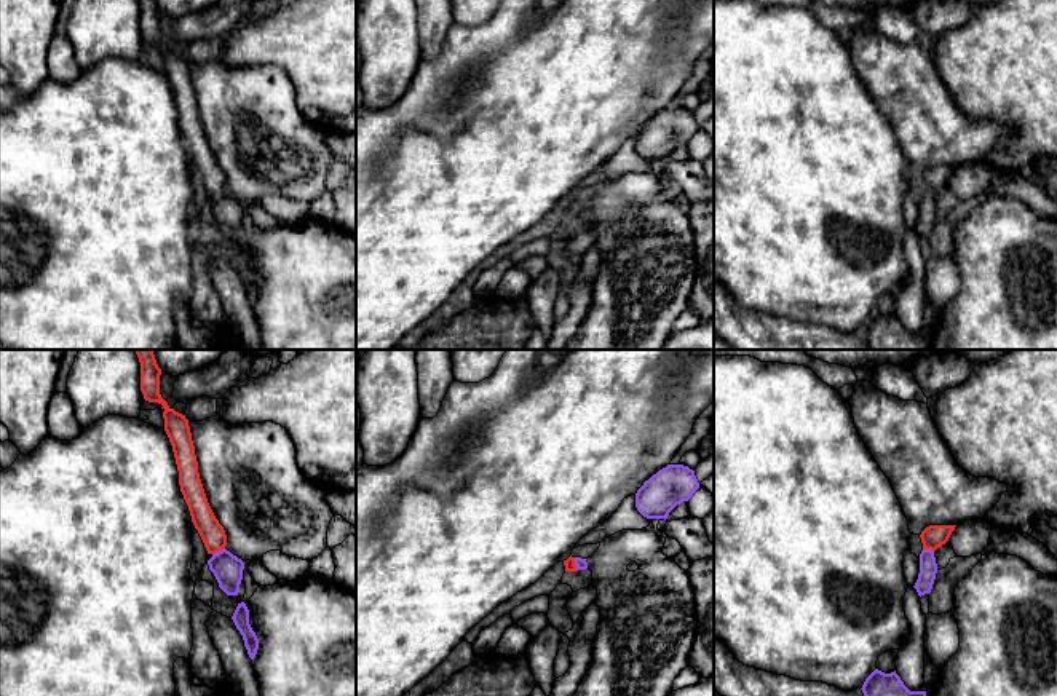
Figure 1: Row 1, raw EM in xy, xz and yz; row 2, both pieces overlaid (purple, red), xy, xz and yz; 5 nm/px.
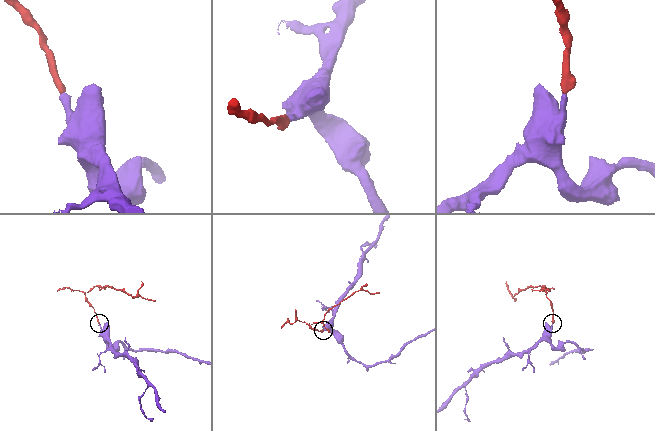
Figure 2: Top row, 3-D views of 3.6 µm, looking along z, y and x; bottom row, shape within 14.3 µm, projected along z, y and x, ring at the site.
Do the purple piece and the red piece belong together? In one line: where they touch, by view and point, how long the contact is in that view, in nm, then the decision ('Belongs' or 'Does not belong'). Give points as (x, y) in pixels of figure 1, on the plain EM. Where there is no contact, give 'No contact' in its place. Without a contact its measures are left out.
Touches purple at xy (219, 193). Shared border 70 nm. Belongs

